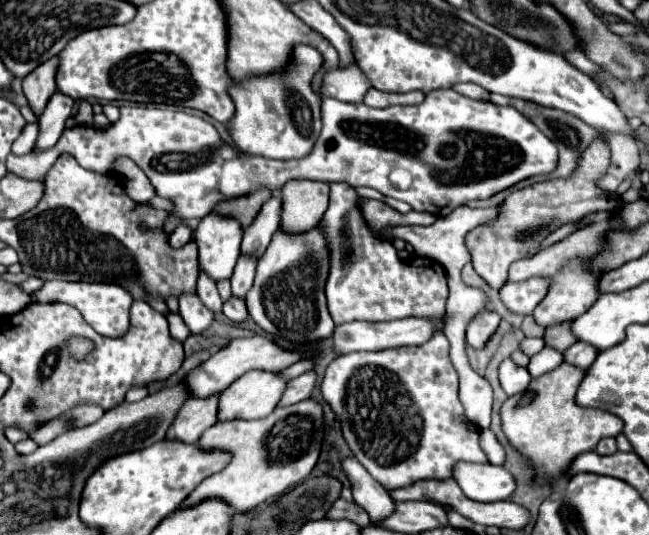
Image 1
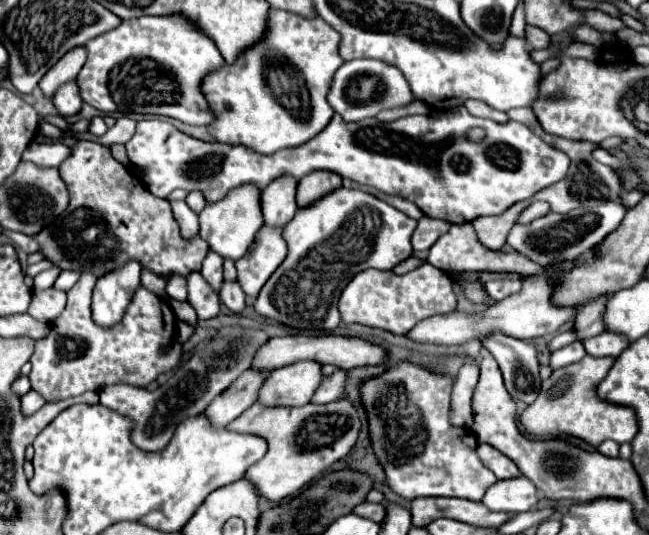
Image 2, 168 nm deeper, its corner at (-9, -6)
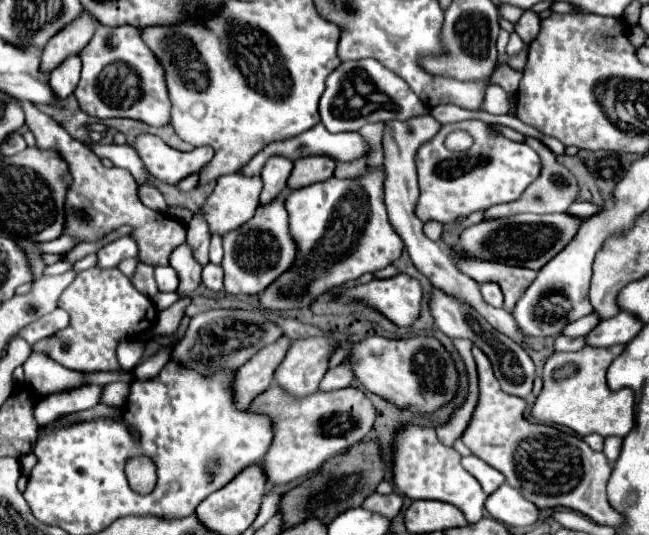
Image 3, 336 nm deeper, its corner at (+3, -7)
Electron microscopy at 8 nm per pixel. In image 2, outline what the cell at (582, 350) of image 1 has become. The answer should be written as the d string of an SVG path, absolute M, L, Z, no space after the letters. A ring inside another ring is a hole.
M602 331L600 335L584 341L588 355L594 355L594 357L606 357L606 355L618 357L628 345L630 343L624 343L624 339L620 339L620 335L608 335L608 331Z

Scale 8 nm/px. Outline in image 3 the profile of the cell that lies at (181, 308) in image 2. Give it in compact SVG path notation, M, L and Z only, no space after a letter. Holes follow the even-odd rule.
M158 292L154 298L154 304L156 304L156 308L158 310L164 310L164 308L168 308L168 306L172 306L174 302L178 302L180 300L180 296L176 294L176 292L172 292L172 294L164 294L164 292Z

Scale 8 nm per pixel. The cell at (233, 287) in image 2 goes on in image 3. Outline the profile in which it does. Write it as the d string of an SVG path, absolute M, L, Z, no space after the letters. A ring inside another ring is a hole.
M208 264L202 270L202 284L212 290L212 292L222 292L224 290L224 272L216 264Z

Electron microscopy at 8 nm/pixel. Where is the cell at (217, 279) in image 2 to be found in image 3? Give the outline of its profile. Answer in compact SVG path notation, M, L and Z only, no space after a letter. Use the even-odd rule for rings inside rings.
M196 212L192 216L192 220L188 222L188 246L192 248L192 254L196 258L196 262L200 266L208 264L208 244L210 244L210 234L208 234L208 224L204 222L204 218L200 216L200 212Z

